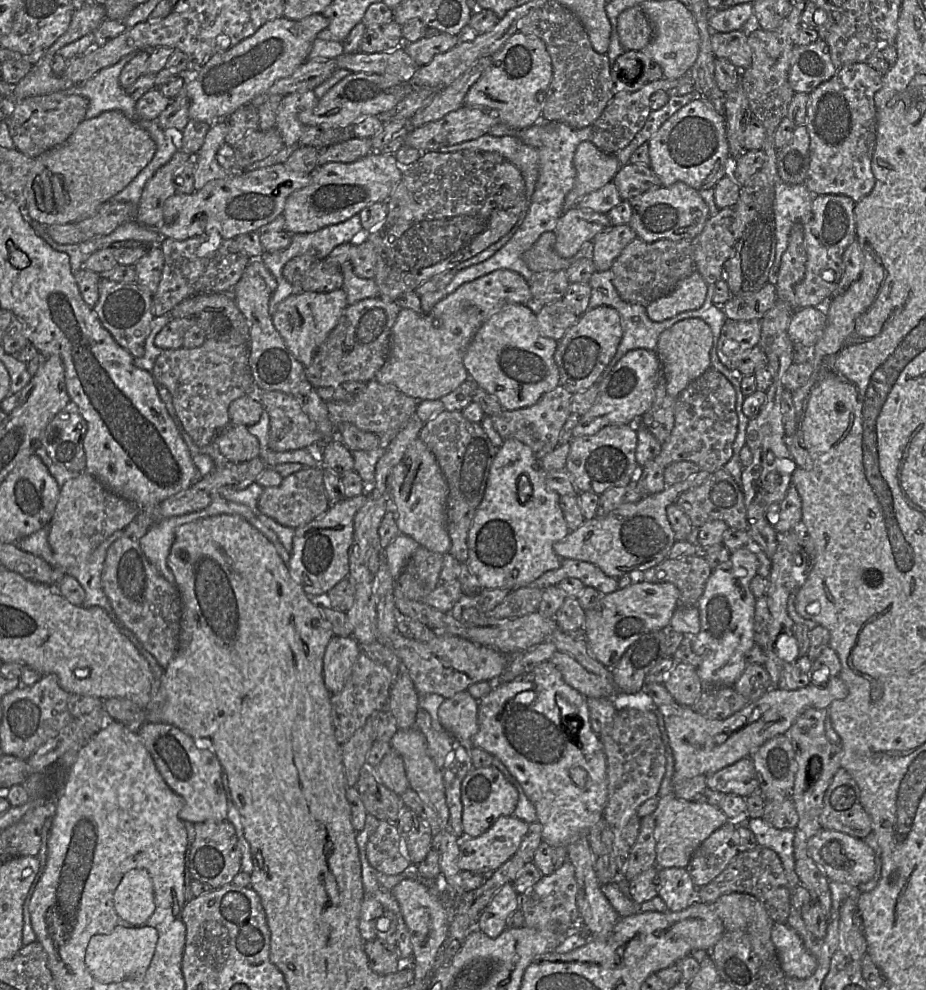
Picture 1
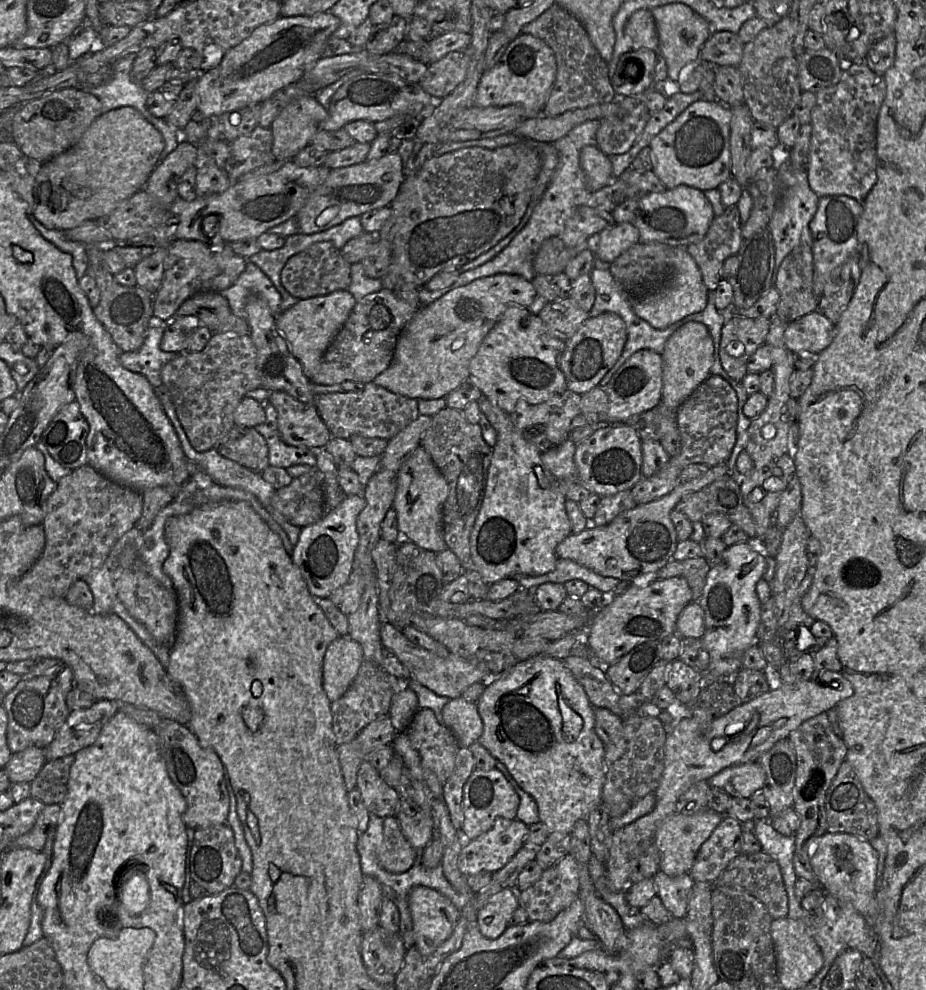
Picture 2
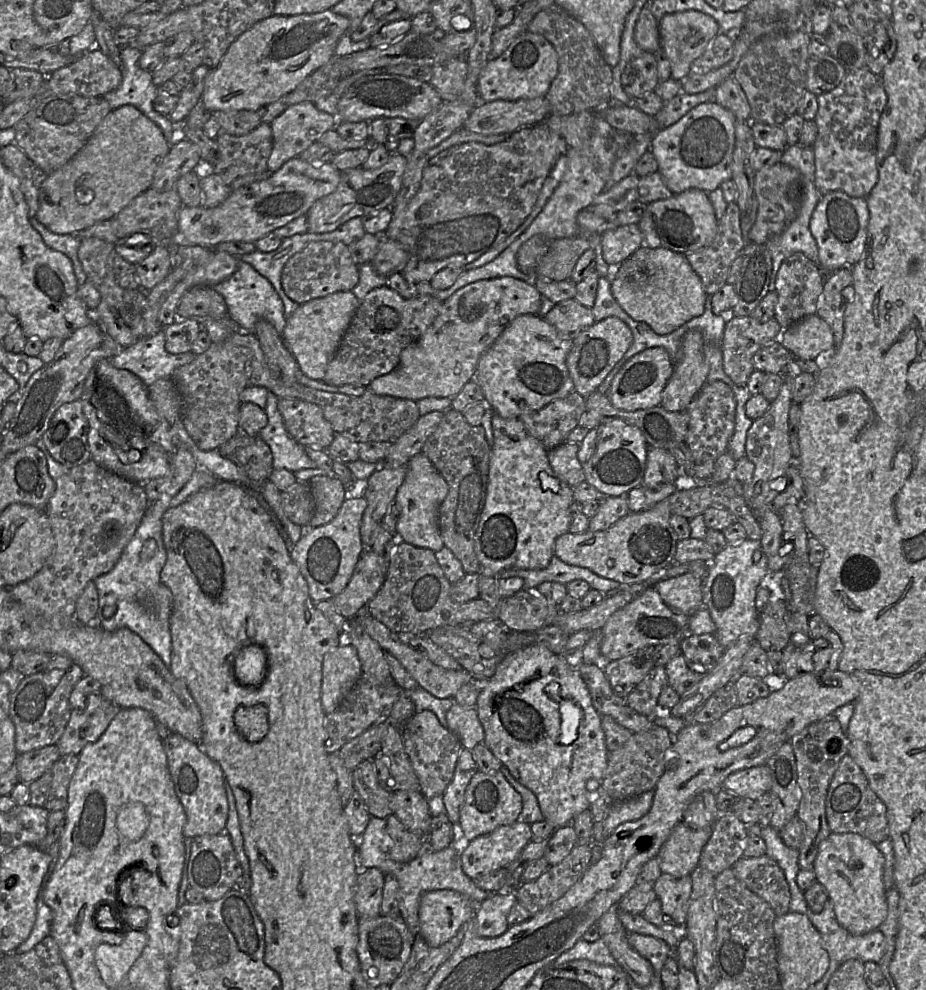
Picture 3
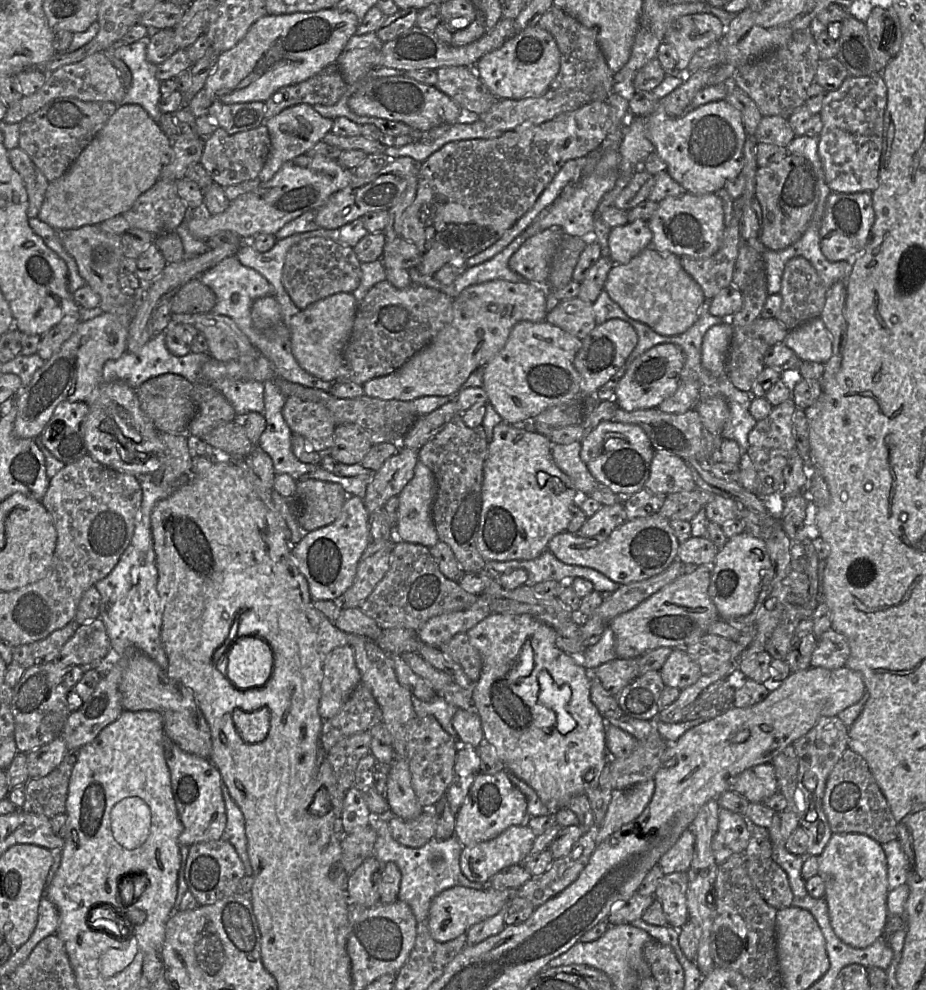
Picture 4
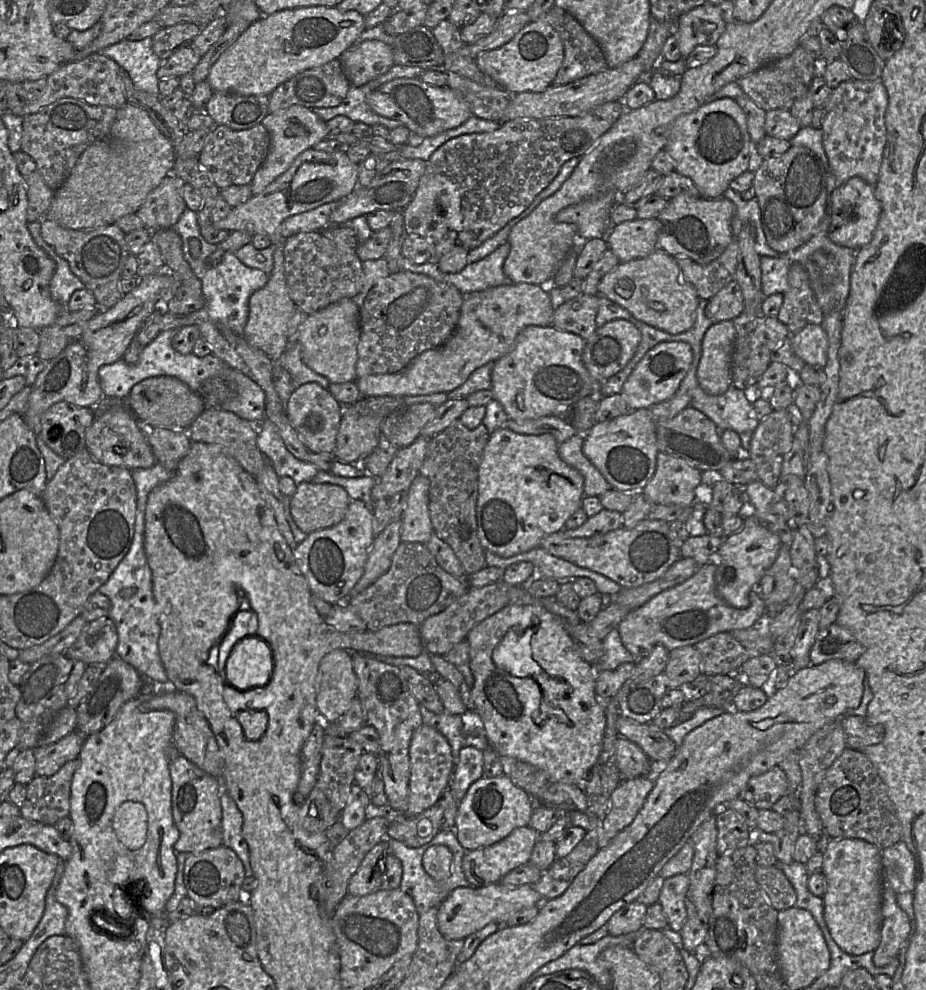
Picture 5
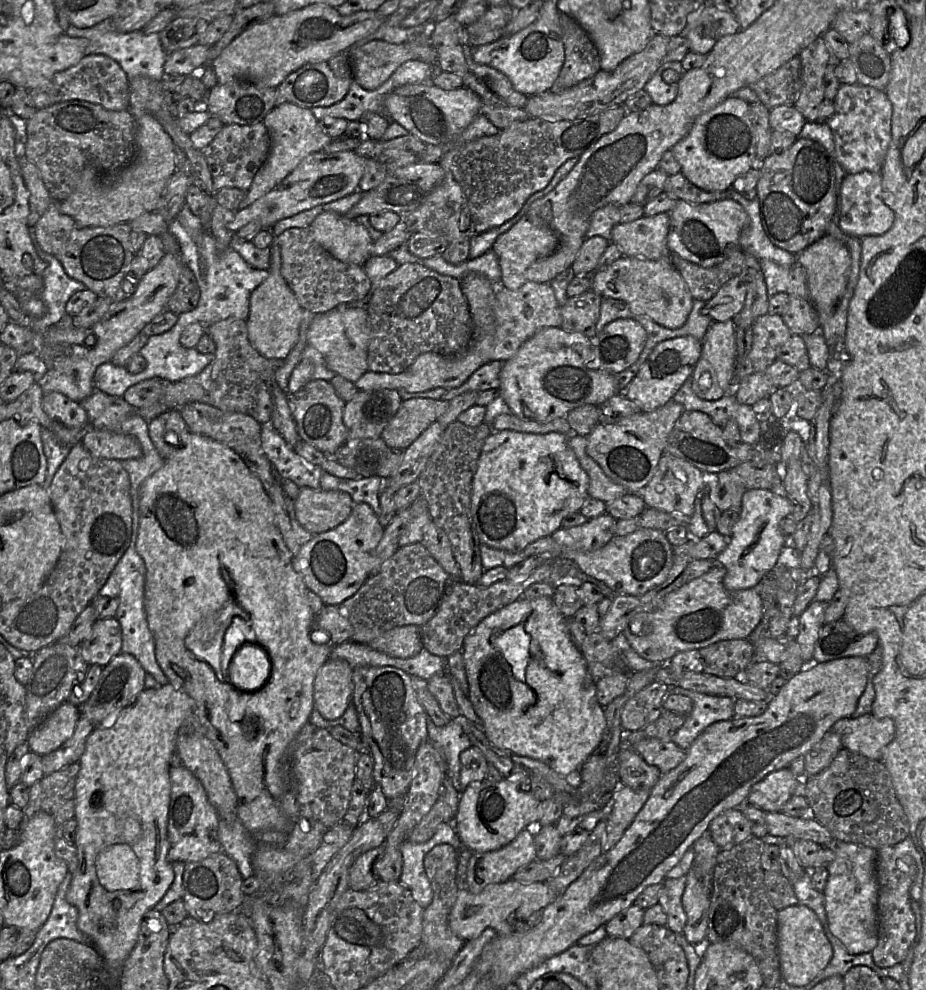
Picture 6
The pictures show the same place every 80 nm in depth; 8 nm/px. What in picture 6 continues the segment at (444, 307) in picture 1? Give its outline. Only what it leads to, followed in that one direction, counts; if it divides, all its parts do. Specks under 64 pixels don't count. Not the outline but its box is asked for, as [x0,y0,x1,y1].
[355,281,562,393]

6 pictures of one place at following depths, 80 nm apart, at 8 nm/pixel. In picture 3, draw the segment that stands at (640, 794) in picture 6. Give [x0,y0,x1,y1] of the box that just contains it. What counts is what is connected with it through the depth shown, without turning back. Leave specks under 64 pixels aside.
[604,789,655,839]

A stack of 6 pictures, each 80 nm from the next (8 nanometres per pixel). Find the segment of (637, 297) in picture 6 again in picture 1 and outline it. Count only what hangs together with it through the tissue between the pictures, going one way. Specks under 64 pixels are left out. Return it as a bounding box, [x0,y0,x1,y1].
[645,270,707,322]

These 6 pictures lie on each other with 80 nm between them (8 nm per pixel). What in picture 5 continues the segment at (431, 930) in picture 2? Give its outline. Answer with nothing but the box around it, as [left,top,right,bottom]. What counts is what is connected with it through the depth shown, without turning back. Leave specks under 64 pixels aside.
[438,884,542,940]

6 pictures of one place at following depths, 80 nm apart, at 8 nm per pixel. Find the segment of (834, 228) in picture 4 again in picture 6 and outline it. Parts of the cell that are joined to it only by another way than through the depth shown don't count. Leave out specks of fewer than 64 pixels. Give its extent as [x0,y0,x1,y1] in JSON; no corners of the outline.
[839,171,894,238]

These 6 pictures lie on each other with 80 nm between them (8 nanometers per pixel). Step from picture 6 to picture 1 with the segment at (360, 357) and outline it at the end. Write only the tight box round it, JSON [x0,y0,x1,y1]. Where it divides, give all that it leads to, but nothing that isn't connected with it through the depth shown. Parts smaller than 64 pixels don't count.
[272,288,347,368]

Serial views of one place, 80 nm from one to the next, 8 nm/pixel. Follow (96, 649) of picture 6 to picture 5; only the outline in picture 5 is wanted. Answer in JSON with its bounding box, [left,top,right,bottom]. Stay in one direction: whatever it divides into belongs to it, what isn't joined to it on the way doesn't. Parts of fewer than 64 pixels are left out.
[62,618,118,665]

